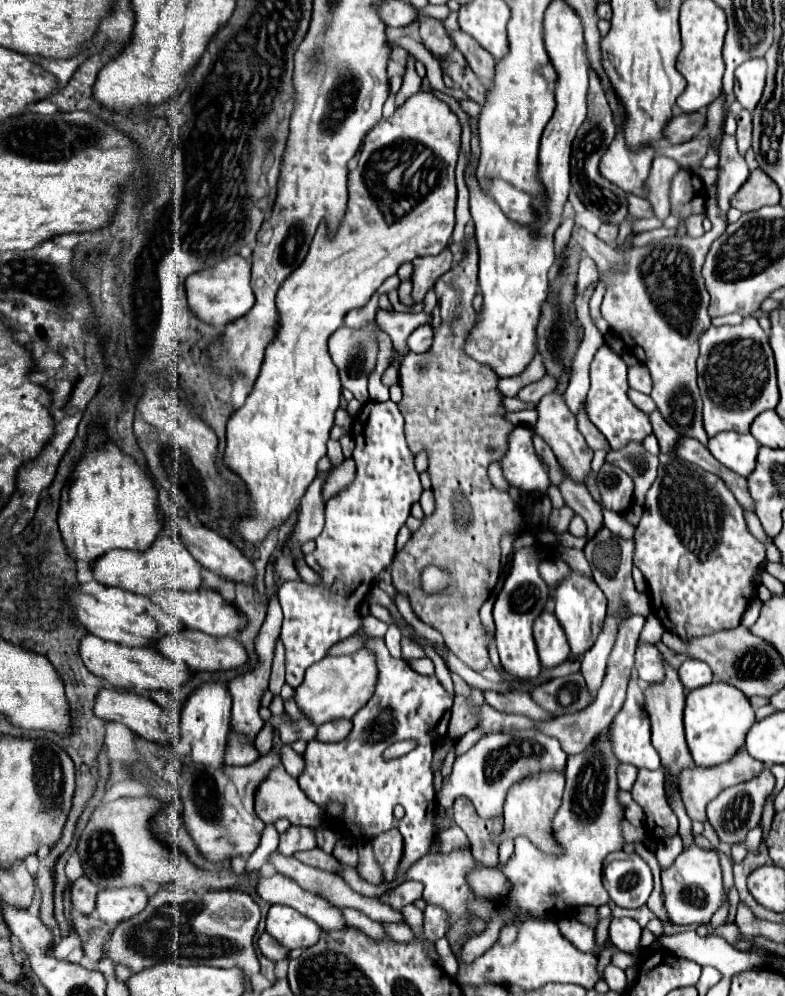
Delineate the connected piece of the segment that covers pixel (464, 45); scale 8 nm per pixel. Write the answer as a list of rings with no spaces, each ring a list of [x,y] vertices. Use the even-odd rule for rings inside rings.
[[[454,30],[450,32],[450,38],[454,42],[454,46],[464,54],[466,62],[470,64],[470,68],[474,70],[474,74],[478,78],[482,78],[484,84],[492,84],[492,76],[494,76],[494,58],[490,52],[486,52],[484,48],[480,48],[480,44],[466,32],[462,30]]]

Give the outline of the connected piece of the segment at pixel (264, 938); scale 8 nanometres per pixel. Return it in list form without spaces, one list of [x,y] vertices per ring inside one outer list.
[[[266,932],[260,936],[260,940],[258,940],[258,948],[260,948],[260,952],[266,956],[266,958],[270,958],[270,960],[284,960],[286,956],[288,956],[288,948],[284,948],[284,946],[280,946],[272,936],[268,936]]]

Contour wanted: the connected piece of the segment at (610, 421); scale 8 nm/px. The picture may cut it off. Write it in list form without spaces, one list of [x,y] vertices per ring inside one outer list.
[[[602,344],[594,354],[594,360],[590,366],[590,392],[588,392],[584,410],[590,422],[606,436],[612,450],[620,450],[630,442],[642,442],[652,432],[648,416],[628,400],[626,392],[628,392],[626,364],[612,348]]]

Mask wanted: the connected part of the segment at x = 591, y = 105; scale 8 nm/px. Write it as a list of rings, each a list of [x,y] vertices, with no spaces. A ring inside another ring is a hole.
[[[592,72],[590,76],[590,90],[588,90],[588,118],[580,126],[574,144],[572,144],[572,158],[570,158],[570,168],[572,168],[572,190],[578,194],[578,198],[584,202],[584,206],[596,214],[602,222],[610,224],[620,224],[628,216],[628,202],[624,190],[614,186],[610,180],[606,180],[600,170],[600,158],[608,150],[610,142],[614,140],[616,124],[612,118],[612,112],[608,108],[608,100],[604,96],[604,88],[600,88],[600,80],[596,80],[596,74]]]

